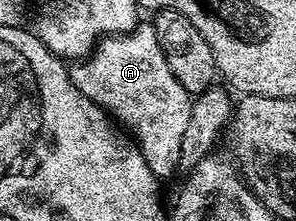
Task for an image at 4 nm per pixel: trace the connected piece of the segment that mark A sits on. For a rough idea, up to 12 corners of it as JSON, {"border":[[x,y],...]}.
{"border":[[154,23],[106,37],[69,75],[155,176],[179,168],[193,96]]}

